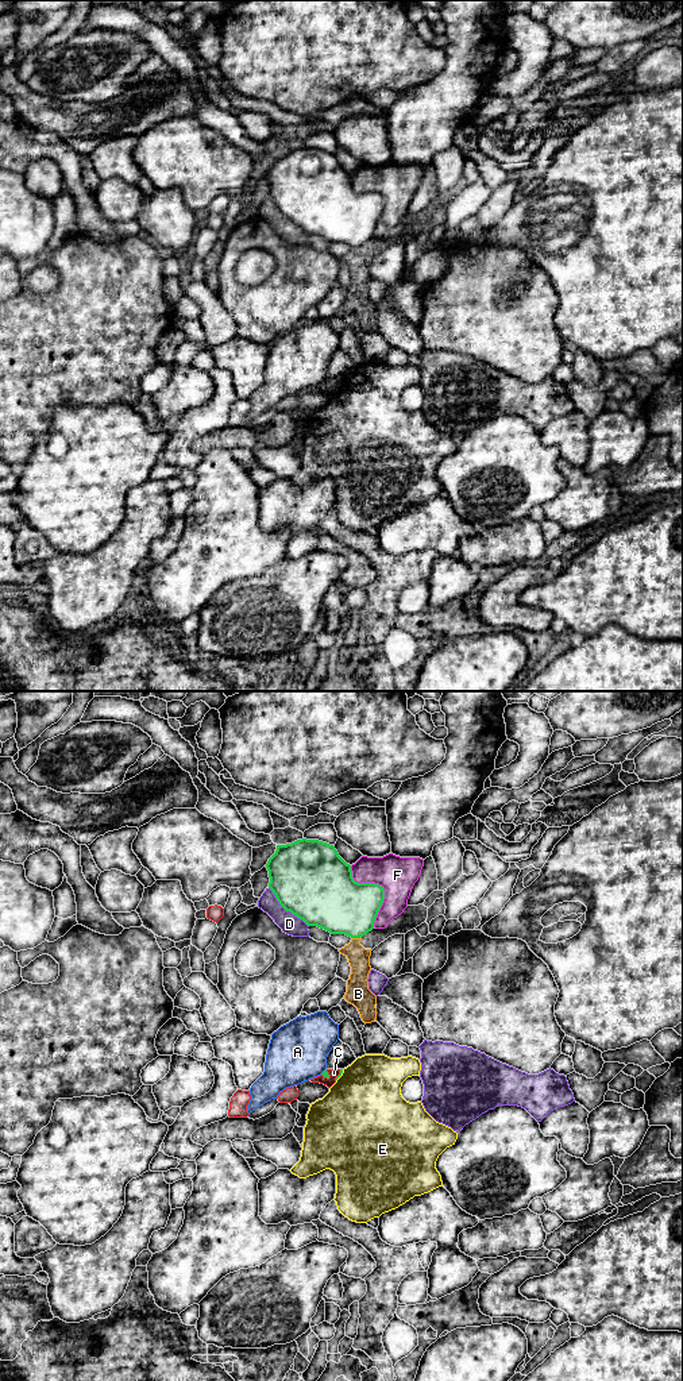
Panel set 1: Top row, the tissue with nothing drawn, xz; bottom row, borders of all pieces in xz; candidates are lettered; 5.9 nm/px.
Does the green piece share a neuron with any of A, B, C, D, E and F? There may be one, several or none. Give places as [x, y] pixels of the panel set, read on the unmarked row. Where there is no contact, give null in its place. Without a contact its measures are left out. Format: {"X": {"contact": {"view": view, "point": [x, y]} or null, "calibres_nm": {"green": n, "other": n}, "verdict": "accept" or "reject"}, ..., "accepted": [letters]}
{"A": {"contact": {"view": "xz", "point": [324, 380]}, "calibres_nm": {"green": 40, "other": 360}, "verdict": "reject"}, "B": {"contact": {"view": "xz", "point": [357, 246]}, "calibres_nm": {"green": 360, "other": 130}, "verdict": "reject"}, "C": {"contact": {"view": "xz", "point": [328, 384]}, "calibres_nm": {"green": 40, "other": 60}, "verdict": "reject"}, "D": {"contact": {"view": "xz", "point": [286, 219]}, "calibres_nm": {"green": 460, "other": 120}, "verdict": "reject"}, "E": {"contact": {"view": "xz", "point": [340, 384]}, "calibres_nm": {"green": 20, "other": 480}, "verdict": "reject"}, "F": {"contact": {"view": "xz", "point": [381, 195]}, "calibres_nm": {"green": 320, "other": 220}, "verdict": "reject"}, "accepted": []}

